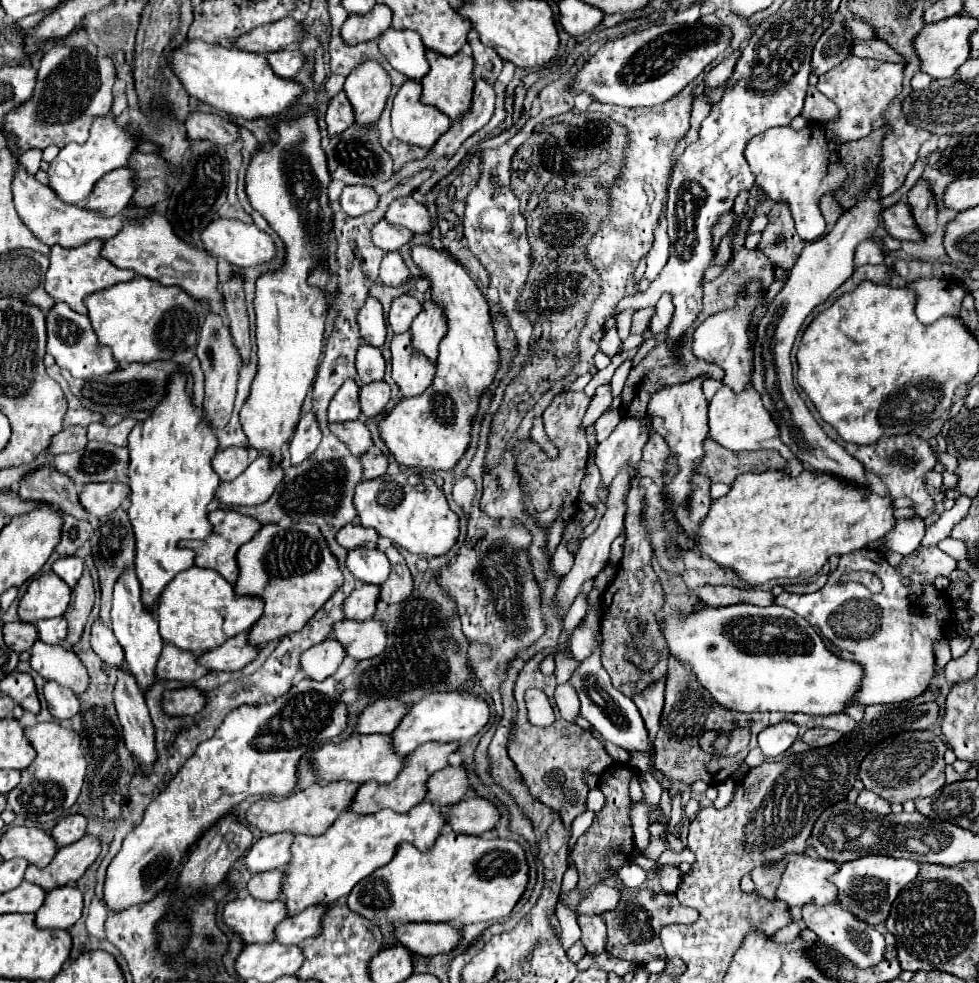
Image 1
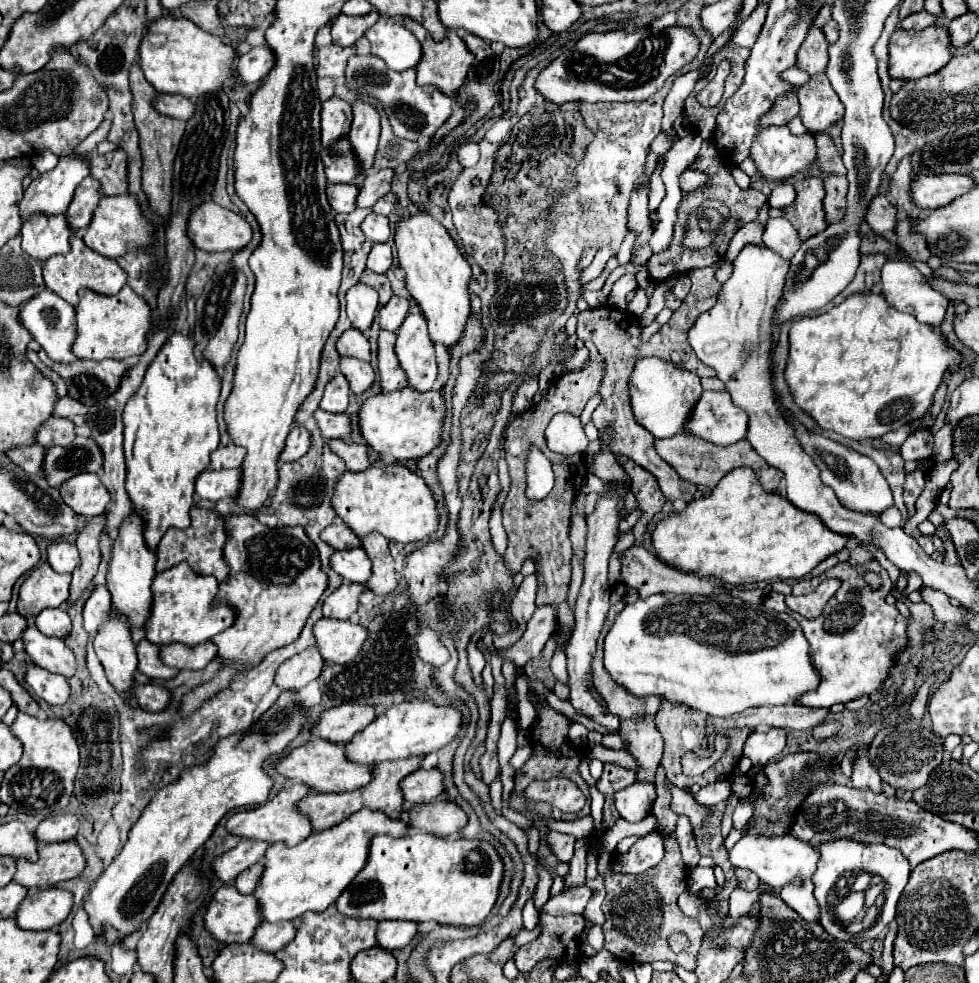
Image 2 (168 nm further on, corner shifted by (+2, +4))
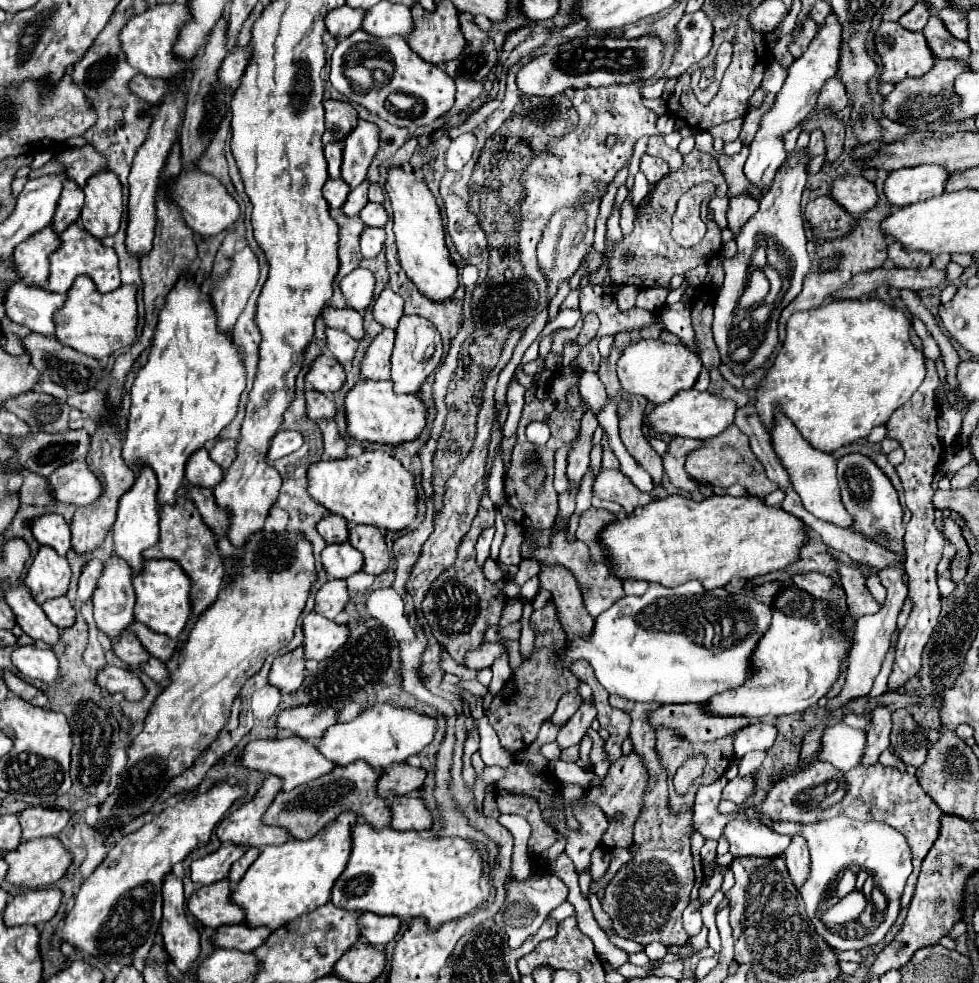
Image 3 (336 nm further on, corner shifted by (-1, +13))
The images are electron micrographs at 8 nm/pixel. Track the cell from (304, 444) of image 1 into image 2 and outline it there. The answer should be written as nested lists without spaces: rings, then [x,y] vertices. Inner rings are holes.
[[[293,426],[287,442],[285,442],[285,450],[281,452],[281,462],[295,462],[299,460],[311,446],[311,438],[309,438],[309,430],[301,428],[301,426]]]

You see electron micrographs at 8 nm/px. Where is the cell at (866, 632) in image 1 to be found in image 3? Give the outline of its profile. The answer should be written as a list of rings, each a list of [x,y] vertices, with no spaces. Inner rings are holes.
[[[818,599],[814,601],[814,613],[806,619],[794,619],[782,615],[780,611],[774,611],[768,631],[764,633],[764,637],[760,637],[752,653],[752,675],[744,685],[740,685],[740,689],[718,693],[718,697],[706,701],[706,713],[764,719],[800,713],[816,705],[840,675],[840,667],[850,645],[850,641],[846,639],[844,621],[836,613],[826,621],[824,613],[826,603]]]

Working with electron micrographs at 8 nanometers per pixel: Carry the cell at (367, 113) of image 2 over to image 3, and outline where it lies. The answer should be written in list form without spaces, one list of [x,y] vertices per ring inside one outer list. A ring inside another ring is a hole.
[[[358,121],[356,129],[344,141],[342,179],[354,189],[366,177],[366,169],[378,151],[378,127],[370,121]]]

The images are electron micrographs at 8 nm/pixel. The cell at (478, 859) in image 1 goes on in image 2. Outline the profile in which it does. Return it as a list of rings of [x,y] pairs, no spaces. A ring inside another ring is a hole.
[[[425,832],[407,838],[375,836],[369,862],[337,898],[337,910],[349,918],[435,920],[443,926],[477,926],[491,914],[503,882],[503,860],[487,840],[447,840]]]

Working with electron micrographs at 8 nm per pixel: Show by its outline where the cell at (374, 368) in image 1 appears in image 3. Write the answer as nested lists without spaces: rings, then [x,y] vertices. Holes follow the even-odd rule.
[[[324,307],[322,311],[322,319],[326,323],[326,327],[334,327],[338,331],[348,333],[354,339],[362,339],[364,337],[364,329],[362,329],[362,315],[352,309],[352,307],[344,307],[344,309],[336,309],[336,307]]]

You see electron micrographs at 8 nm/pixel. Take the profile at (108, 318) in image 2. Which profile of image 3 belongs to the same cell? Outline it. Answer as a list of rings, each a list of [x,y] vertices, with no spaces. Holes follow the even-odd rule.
[[[80,275],[72,289],[66,293],[66,305],[56,311],[54,325],[56,325],[56,339],[88,357],[98,361],[106,359],[114,351],[130,347],[136,341],[136,287],[122,285],[110,293],[98,293],[92,279],[88,275]]]

